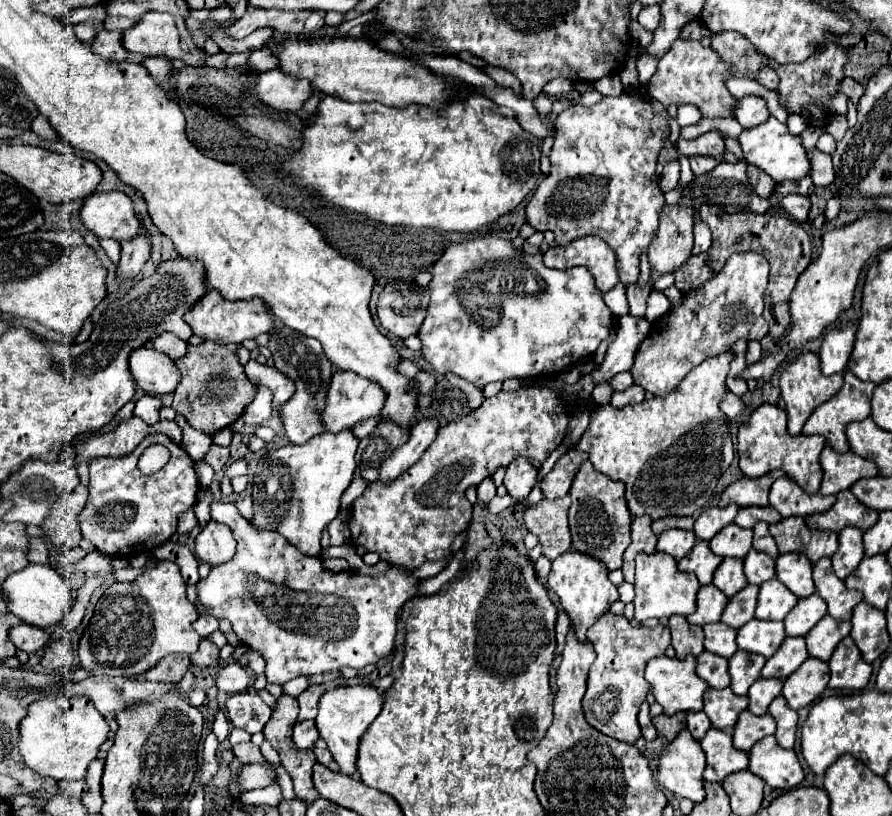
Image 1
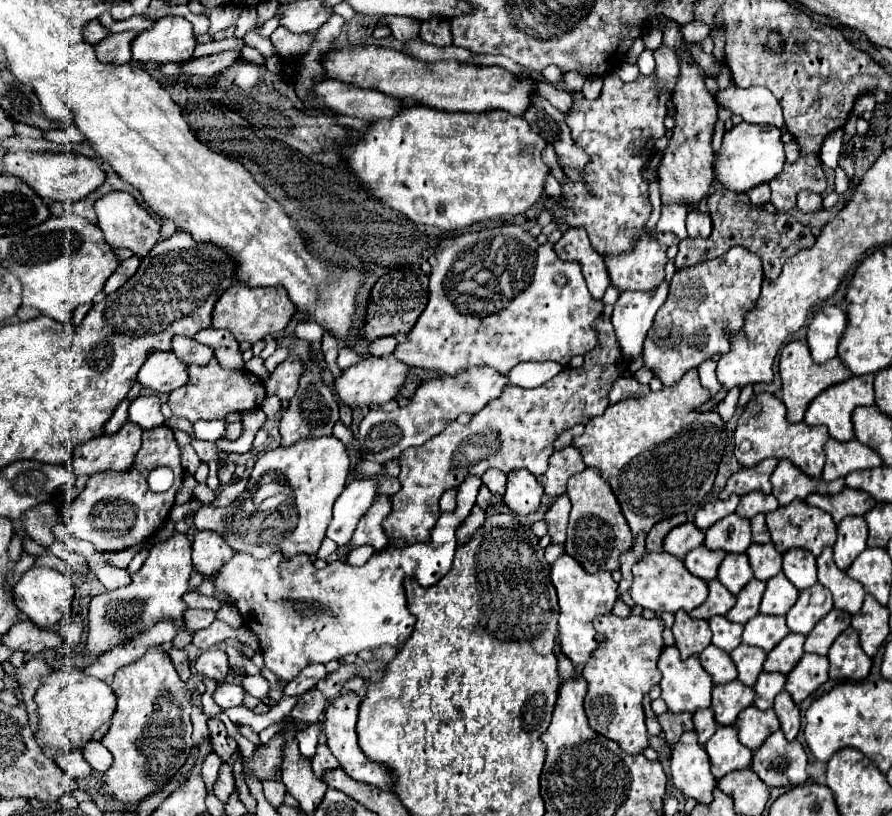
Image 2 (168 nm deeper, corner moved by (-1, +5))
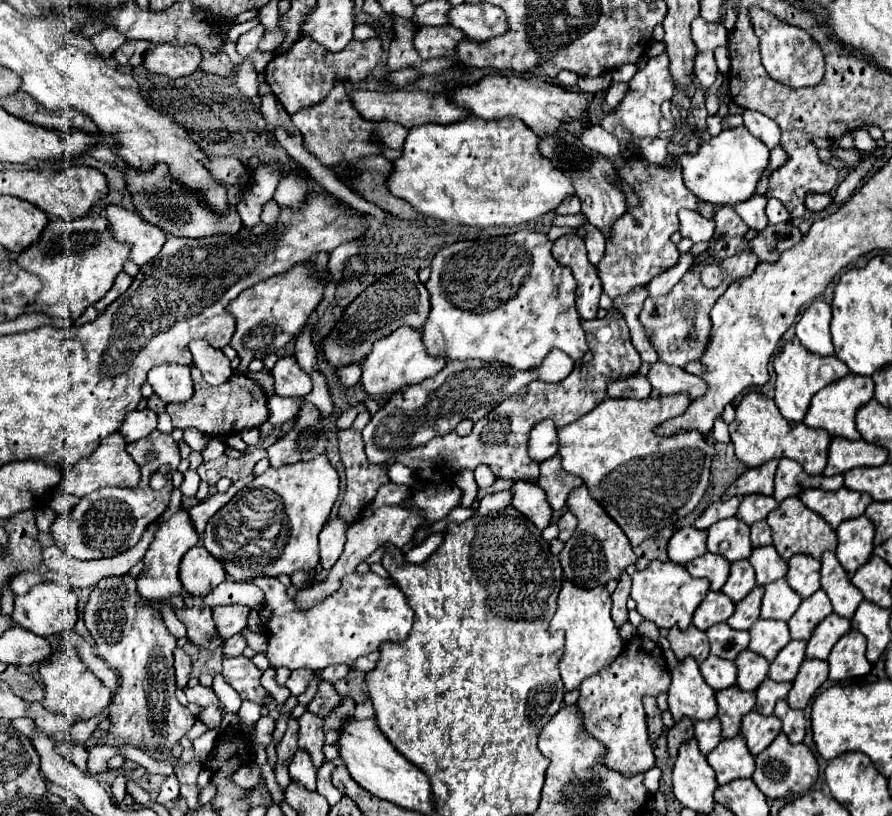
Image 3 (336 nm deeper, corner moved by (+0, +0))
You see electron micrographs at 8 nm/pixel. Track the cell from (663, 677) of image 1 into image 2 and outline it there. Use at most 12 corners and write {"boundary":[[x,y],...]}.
{"boundary":[[663,648],[661,698],[671,712],[711,706],[713,682],[697,656]]}

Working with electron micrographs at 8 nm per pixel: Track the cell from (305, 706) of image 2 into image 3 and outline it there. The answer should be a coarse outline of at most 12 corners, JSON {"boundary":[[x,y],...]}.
{"boundary":[[306,711],[298,719],[298,747],[324,763],[322,717]]}

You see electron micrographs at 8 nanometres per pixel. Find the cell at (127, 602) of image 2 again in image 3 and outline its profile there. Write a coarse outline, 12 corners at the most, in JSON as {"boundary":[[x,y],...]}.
{"boundary":[[186,511],[160,525],[136,577],[148,601],[182,593],[180,563],[198,535]]}

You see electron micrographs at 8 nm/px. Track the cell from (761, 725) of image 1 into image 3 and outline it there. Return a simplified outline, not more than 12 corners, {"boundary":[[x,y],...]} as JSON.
{"boundary":[[750,711],[740,729],[752,755],[780,731],[780,719]]}

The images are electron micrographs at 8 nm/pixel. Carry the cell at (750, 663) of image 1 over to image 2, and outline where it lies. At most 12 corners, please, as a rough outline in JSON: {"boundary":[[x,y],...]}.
{"boundary":[[739,644],[731,652],[739,680],[753,686],[767,654]]}

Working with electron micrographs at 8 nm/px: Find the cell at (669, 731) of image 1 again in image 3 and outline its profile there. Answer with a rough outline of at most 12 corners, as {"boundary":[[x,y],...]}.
{"boundary":[[682,717],[668,729],[668,753],[676,757],[680,743],[694,737],[694,721]]}

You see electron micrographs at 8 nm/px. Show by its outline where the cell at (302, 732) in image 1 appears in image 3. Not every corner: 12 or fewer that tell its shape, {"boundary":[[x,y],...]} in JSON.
{"boundary":[[306,749],[288,765],[292,779],[316,791],[316,767]]}

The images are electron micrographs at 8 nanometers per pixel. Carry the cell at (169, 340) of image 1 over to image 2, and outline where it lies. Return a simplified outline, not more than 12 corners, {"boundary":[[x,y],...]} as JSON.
{"boundary":[[185,336],[173,338],[173,352],[187,364],[205,366],[215,358],[211,346]]}

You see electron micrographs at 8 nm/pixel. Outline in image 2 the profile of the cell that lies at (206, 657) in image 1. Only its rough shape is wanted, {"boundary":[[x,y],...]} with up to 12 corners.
{"boundary":[[215,620],[195,632],[193,644],[201,650],[235,638],[233,628]]}

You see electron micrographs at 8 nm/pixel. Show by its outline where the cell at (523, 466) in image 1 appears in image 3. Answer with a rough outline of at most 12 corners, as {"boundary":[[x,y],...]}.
{"boundary":[[536,483],[512,485],[512,507],[538,529],[550,523],[552,509]]}

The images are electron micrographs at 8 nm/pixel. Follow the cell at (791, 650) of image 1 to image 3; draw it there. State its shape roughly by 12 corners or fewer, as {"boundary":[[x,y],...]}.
{"boundary":[[790,641],[770,663],[774,681],[794,681],[806,641]]}

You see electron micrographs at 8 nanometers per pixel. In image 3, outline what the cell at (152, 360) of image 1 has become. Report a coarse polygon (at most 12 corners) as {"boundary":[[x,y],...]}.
{"boundary":[[160,365],[148,383],[164,403],[194,393],[188,365]]}

